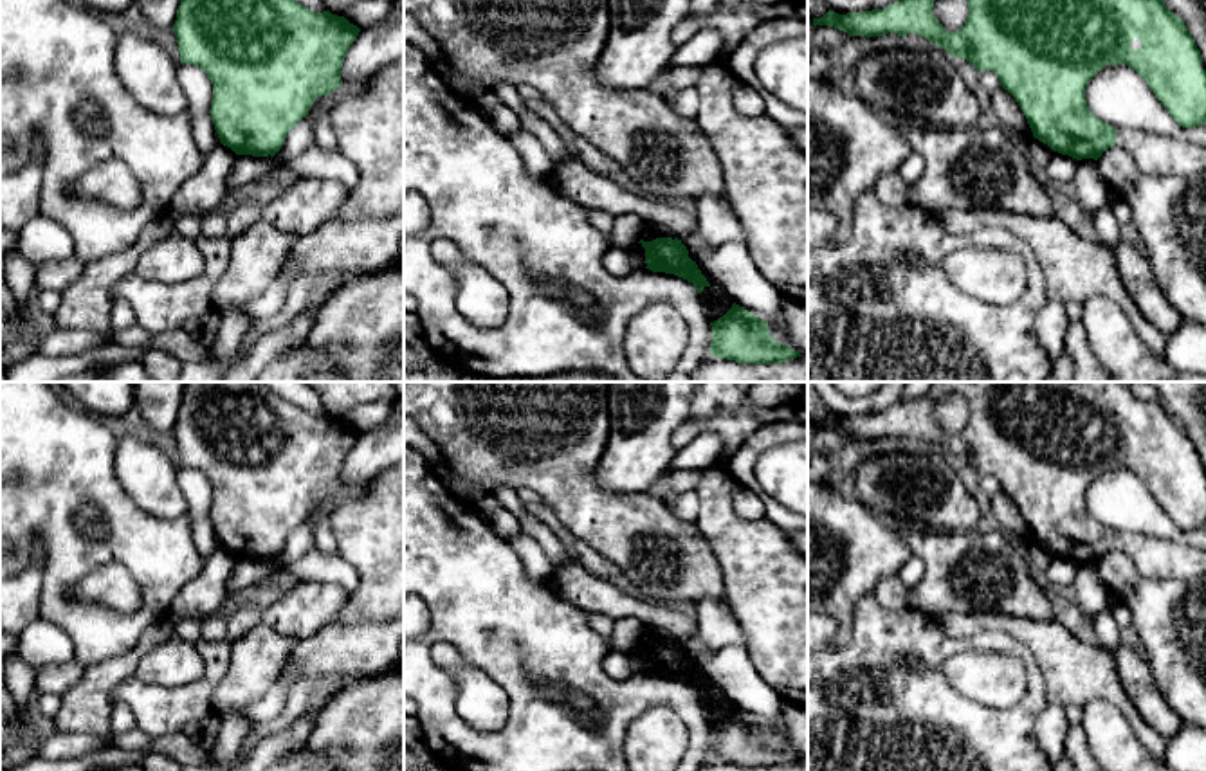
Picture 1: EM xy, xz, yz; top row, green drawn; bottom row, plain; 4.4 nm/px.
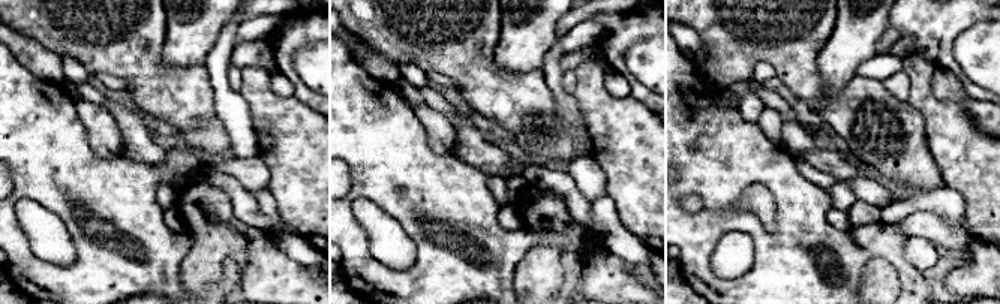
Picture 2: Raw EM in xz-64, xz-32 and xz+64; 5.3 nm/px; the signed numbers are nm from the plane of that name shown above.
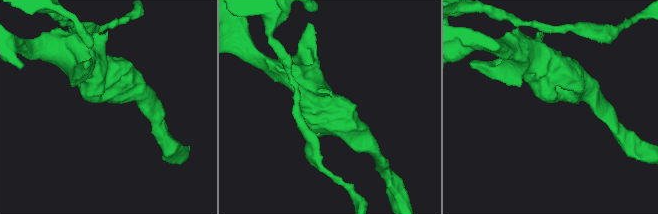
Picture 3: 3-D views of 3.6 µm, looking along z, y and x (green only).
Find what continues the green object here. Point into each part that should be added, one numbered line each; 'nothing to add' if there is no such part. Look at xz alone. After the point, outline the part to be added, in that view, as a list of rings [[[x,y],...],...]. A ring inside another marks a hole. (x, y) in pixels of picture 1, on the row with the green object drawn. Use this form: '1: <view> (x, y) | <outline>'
nothing to add

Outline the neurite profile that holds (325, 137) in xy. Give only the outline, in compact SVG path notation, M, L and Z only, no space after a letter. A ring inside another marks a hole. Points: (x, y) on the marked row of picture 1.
M315 97L314 104L308 110L314 128L314 144L328 153L339 153L337 135L332 124L332 113L326 110L326 97Z

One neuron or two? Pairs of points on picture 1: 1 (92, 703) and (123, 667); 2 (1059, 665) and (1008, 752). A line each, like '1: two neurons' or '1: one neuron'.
1: one neuron
2: two neurons

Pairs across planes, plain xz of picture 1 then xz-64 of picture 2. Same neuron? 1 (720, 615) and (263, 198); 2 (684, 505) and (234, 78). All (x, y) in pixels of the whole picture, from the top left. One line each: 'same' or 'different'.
1: different
2: same

